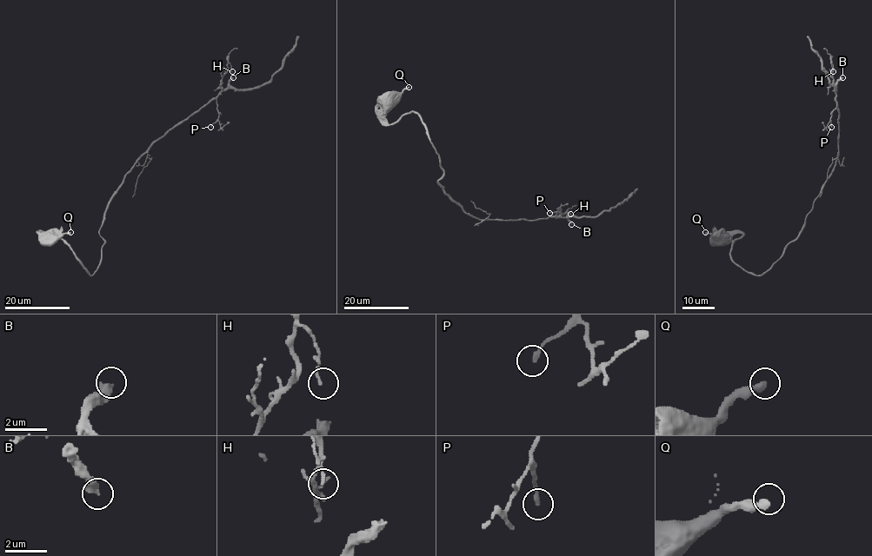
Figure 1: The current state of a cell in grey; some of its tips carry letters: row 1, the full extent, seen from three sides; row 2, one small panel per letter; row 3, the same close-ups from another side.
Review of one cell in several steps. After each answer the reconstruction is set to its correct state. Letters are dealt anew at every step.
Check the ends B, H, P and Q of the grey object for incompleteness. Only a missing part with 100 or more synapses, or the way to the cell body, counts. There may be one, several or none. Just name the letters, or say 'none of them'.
B

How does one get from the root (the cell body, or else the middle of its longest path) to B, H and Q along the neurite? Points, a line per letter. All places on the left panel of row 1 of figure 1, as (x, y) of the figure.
B: (49, 241), (47, 233), (60, 238), (91, 275), (104, 242), (99, 233), (103, 214), (126, 173), (233, 77)
H: (49, 241), (47, 233), (60, 238), (91, 275), (103, 214), (126, 173), (219, 93), (229, 62), (232, 71)
Q: (49, 241), (54, 242), (70, 232)

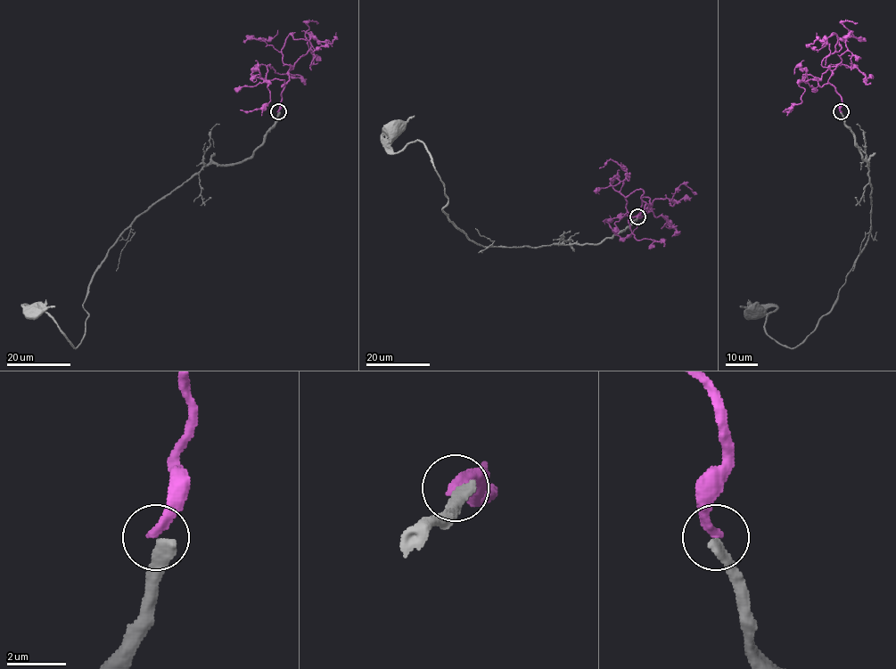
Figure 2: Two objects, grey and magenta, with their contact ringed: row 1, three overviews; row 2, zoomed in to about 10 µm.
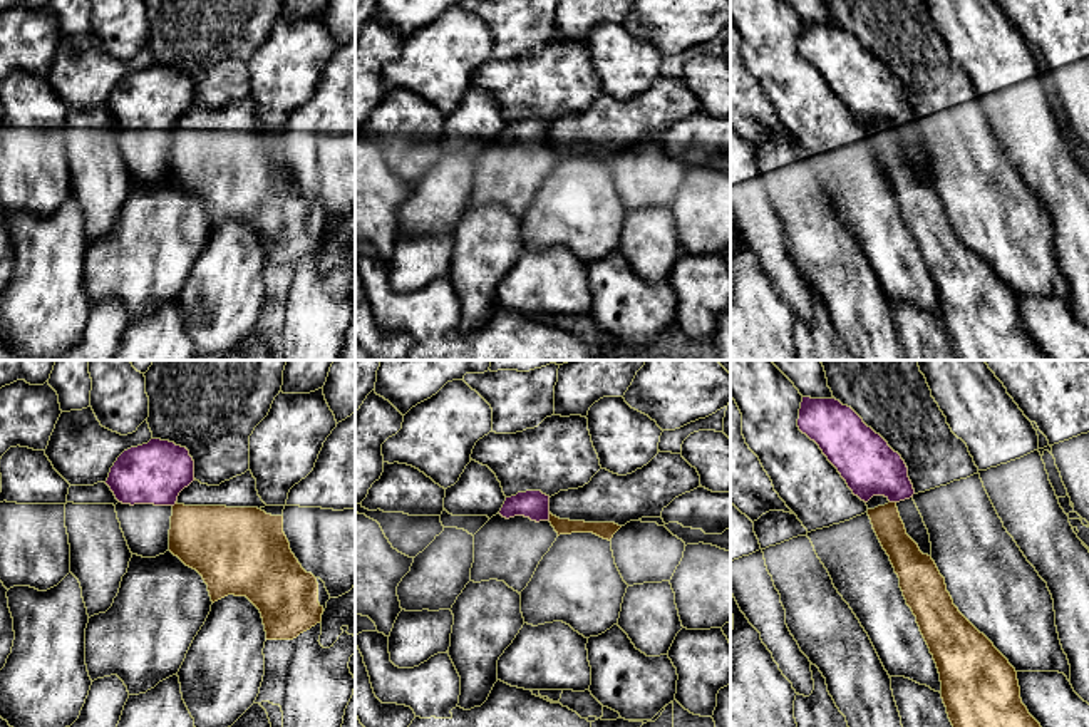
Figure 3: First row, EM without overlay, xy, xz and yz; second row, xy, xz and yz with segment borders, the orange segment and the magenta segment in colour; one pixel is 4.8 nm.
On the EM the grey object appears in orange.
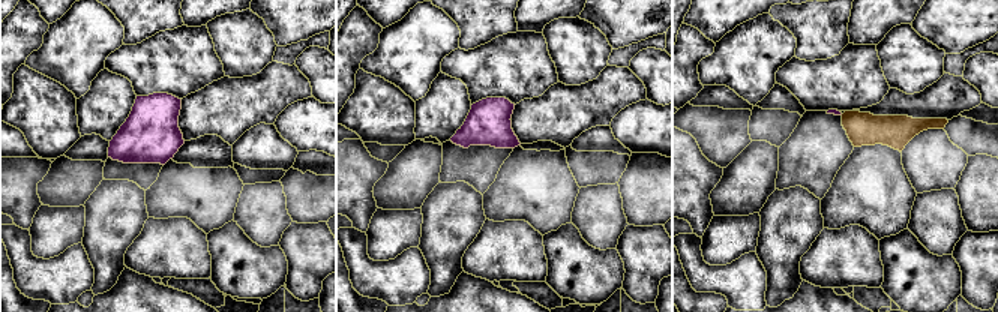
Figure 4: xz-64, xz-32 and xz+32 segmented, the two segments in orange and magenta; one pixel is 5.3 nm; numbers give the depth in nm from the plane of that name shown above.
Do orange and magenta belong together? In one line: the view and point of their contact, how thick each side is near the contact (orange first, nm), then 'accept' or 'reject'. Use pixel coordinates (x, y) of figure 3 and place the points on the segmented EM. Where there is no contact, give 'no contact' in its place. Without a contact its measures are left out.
xz (550, 516) | 80/140 nm | reject

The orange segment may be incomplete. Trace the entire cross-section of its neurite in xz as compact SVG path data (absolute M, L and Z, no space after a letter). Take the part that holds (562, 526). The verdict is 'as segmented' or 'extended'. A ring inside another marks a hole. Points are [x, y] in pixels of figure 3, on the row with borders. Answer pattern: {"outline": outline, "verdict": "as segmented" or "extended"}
{"outline": "M660 452L642 469L618 476L600 469L588 484L578 489L560 491L550 498L550 523L560 534L593 533L603 539L630 521L662 518L662 511L679 496L700 487L700 476L682 454Z", "verdict": "extended"}

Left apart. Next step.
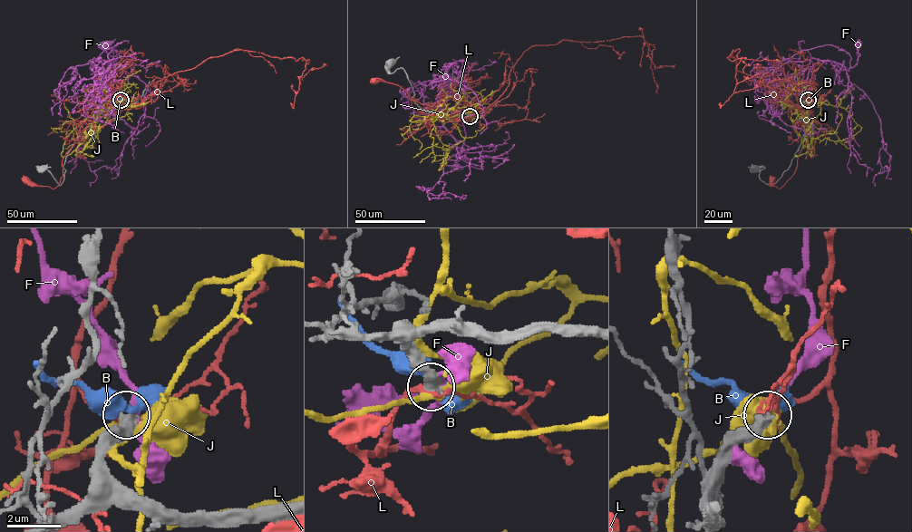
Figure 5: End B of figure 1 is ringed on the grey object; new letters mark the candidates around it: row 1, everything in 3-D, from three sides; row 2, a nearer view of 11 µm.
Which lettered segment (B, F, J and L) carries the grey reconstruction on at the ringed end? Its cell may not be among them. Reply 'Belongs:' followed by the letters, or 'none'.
Belongs: none

